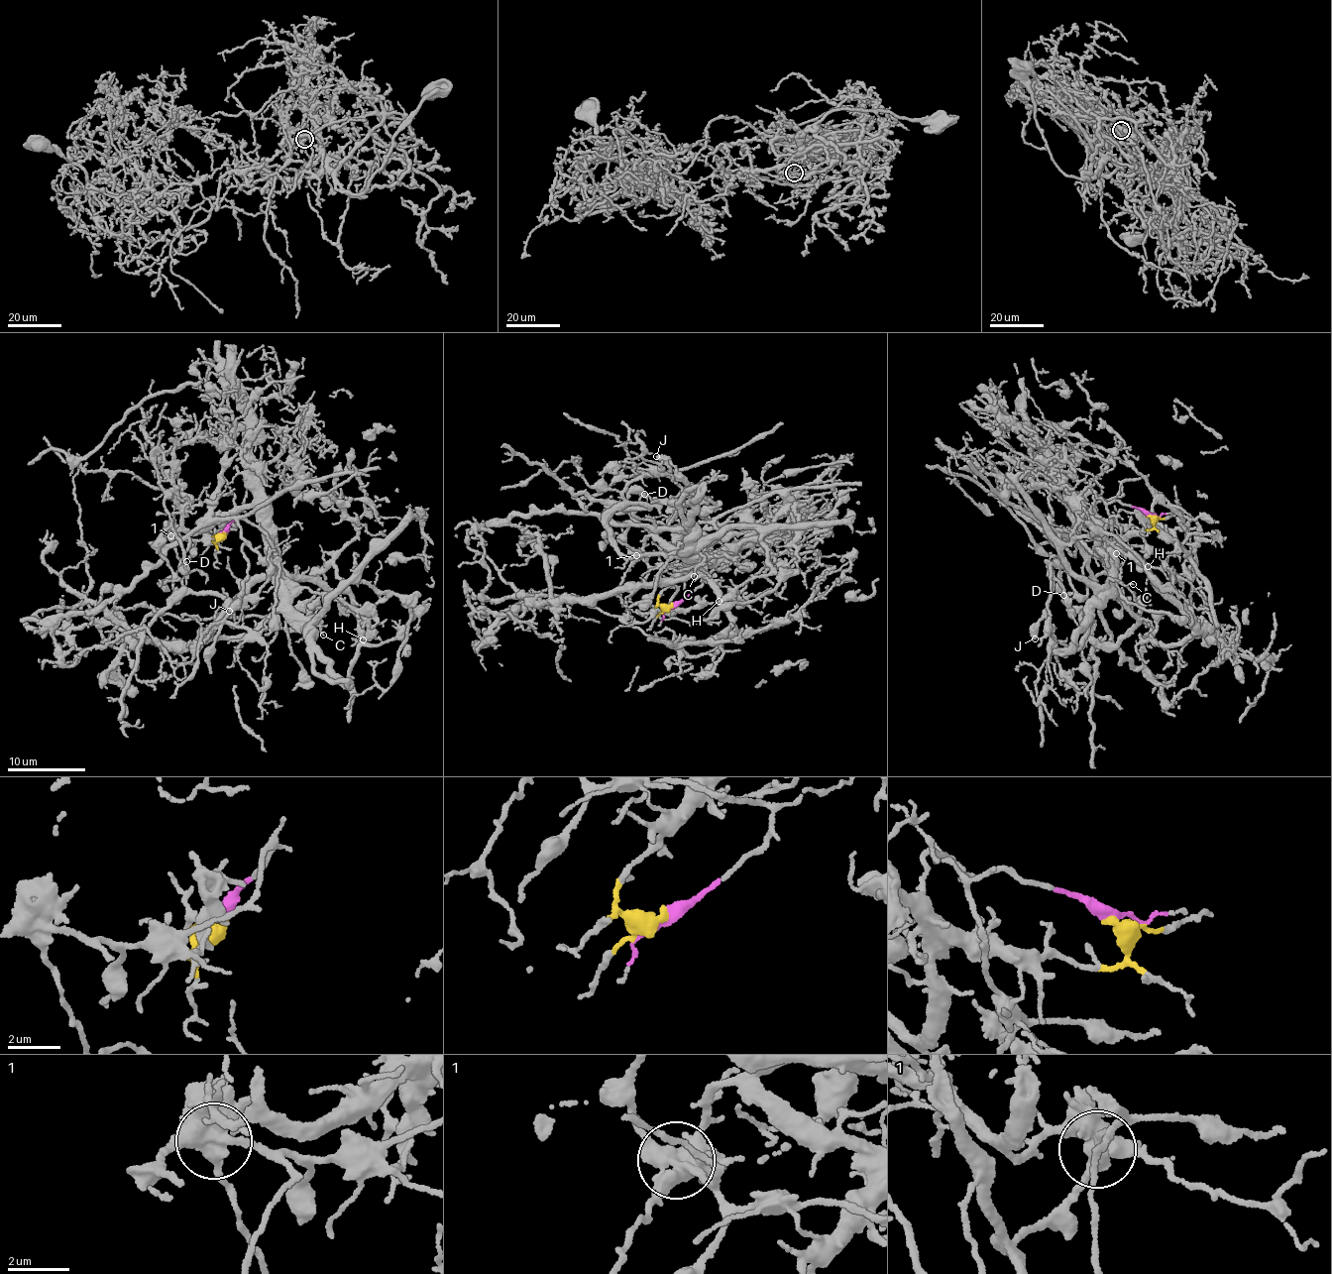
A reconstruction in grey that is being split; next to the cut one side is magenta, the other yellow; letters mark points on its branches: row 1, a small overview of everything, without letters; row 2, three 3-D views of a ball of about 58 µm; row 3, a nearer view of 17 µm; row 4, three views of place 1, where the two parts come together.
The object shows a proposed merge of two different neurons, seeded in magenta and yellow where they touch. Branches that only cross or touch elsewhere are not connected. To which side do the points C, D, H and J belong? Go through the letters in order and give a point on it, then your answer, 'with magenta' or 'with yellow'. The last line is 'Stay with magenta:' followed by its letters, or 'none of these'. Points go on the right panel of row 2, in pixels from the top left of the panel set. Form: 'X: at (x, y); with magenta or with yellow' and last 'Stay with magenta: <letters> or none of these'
C: at (1133, 584); with yellow
D: at (1063, 595); with magenta
H: at (1148, 566); with yellow
J: at (1035, 638); with magenta
Stay with magenta: D, J

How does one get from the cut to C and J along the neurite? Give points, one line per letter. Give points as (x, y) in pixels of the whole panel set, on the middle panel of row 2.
C: (672, 606), (657, 597), (684, 566), (720, 553), (700, 561), (691, 550), (704, 558), (693, 576)
J: (672, 606), (703, 574), (655, 568), (625, 539), (629, 525), (706, 520), (655, 456)

